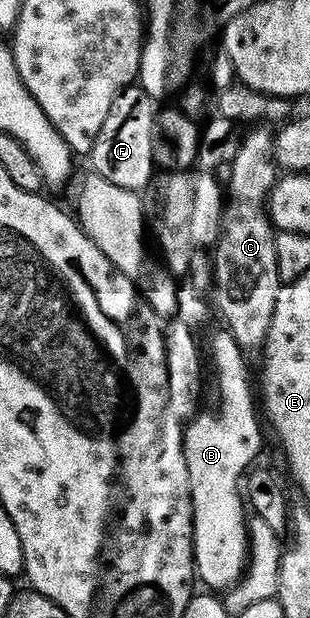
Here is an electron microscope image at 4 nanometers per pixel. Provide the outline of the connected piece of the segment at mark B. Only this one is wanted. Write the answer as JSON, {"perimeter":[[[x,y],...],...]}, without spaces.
{"perimeter":[[[226,327],[219,328],[209,335],[208,345],[206,341],[206,357],[210,362],[211,376],[212,373],[216,376],[216,397],[220,402],[217,403],[216,409],[210,410],[209,413],[207,411],[197,413],[182,429],[186,471],[192,492],[194,573],[199,580],[201,577],[208,584],[205,586],[212,591],[224,591],[235,585],[244,576],[248,563],[248,526],[246,501],[242,496],[242,474],[253,464],[252,456],[260,449],[261,421],[258,416],[258,401],[254,396],[254,381],[253,378],[252,381],[248,378],[248,365],[244,362],[245,350],[241,349],[230,330]]]}

